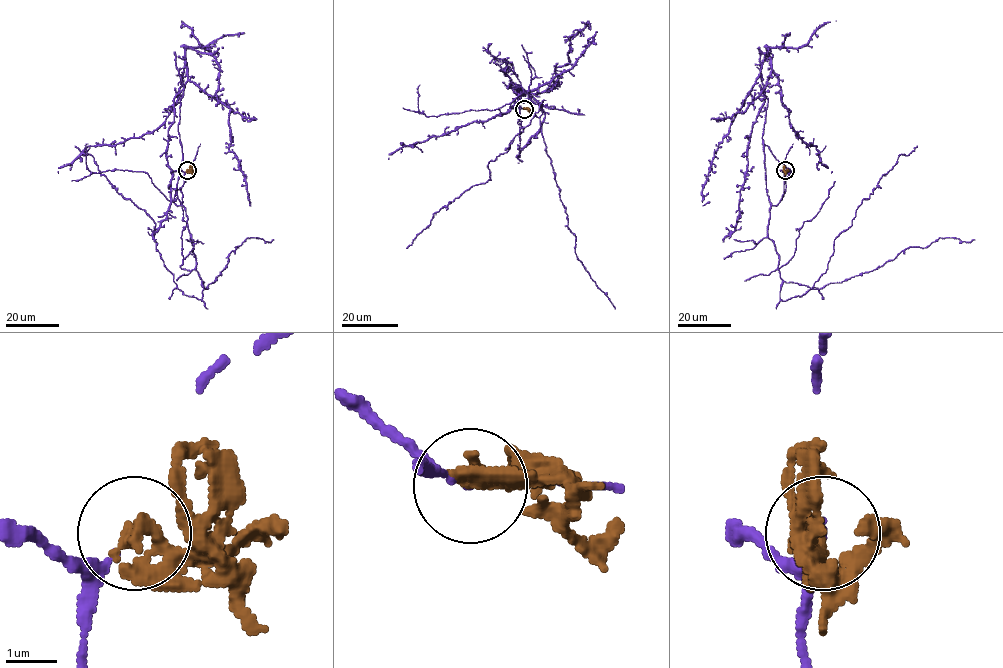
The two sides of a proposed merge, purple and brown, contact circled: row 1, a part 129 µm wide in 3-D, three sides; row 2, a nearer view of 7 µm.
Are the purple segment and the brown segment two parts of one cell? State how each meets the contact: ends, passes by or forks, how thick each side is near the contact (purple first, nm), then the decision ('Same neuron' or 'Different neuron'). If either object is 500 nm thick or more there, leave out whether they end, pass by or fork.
At the ring purple ends. At the ring brown ends. Thickness 100 nm (purple) against 340 nm. Different neuron

